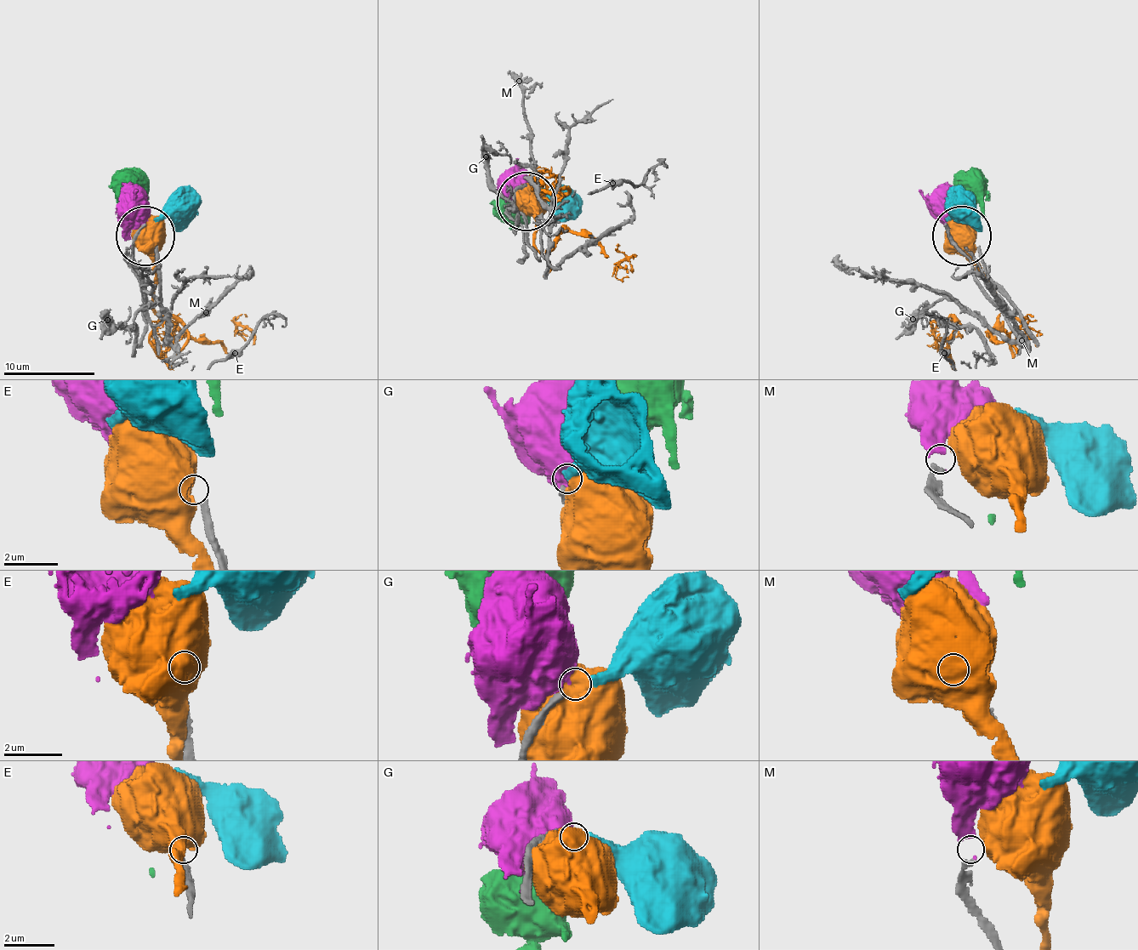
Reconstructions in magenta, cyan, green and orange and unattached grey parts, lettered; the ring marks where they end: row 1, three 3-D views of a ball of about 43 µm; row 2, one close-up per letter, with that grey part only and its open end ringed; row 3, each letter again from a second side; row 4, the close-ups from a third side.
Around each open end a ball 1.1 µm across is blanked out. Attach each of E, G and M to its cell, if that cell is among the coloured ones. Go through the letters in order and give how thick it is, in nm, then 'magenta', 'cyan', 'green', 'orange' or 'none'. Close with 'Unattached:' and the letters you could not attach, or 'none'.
E: calibre 280 nm; none
G: calibre 240 nm; cyan
M: calibre 180 nm; magenta
Unattached: E

